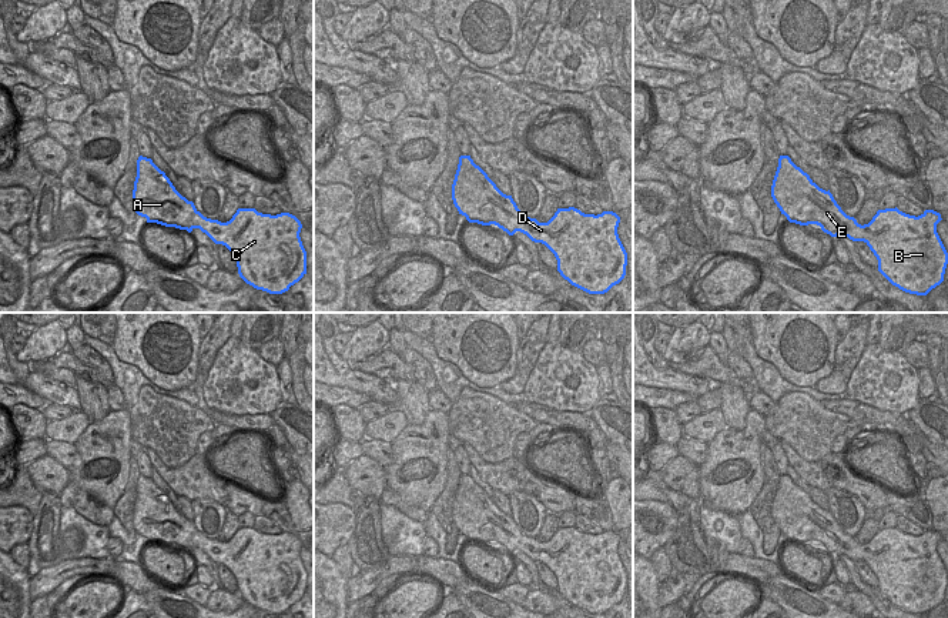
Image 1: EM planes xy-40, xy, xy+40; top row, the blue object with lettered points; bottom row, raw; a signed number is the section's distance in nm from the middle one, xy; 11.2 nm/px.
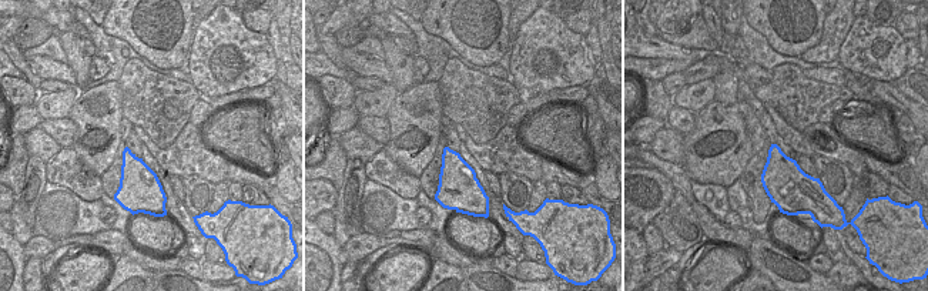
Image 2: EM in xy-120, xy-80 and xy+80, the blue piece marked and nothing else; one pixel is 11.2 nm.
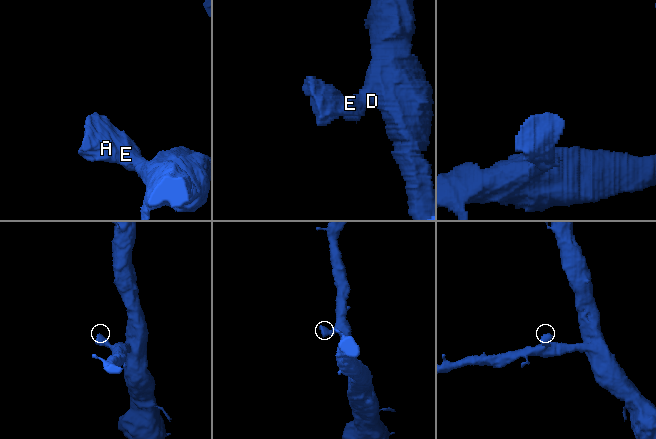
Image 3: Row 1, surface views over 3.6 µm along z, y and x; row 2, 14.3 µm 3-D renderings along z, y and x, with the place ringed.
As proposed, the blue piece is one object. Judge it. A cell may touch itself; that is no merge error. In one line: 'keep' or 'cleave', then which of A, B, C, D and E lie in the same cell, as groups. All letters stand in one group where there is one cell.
keep; A B C D E

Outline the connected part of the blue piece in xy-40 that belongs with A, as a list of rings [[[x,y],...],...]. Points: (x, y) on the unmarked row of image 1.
[[[143,475],[137,480],[133,527],[138,535],[147,538],[147,542],[175,547],[188,552],[200,548],[215,564],[222,564],[232,572],[239,597],[257,609],[282,614],[306,594],[306,571],[299,557],[302,544],[295,535],[289,532],[271,535],[258,532],[255,528],[238,528],[227,542],[207,538],[192,521],[175,510],[165,492],[151,478]]]

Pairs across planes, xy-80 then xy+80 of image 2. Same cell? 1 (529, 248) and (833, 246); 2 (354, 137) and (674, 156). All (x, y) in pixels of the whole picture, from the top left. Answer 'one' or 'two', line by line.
1: two
2: one

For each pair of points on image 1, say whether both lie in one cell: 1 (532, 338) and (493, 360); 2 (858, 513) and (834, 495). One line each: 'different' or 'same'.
1: different
2: same

